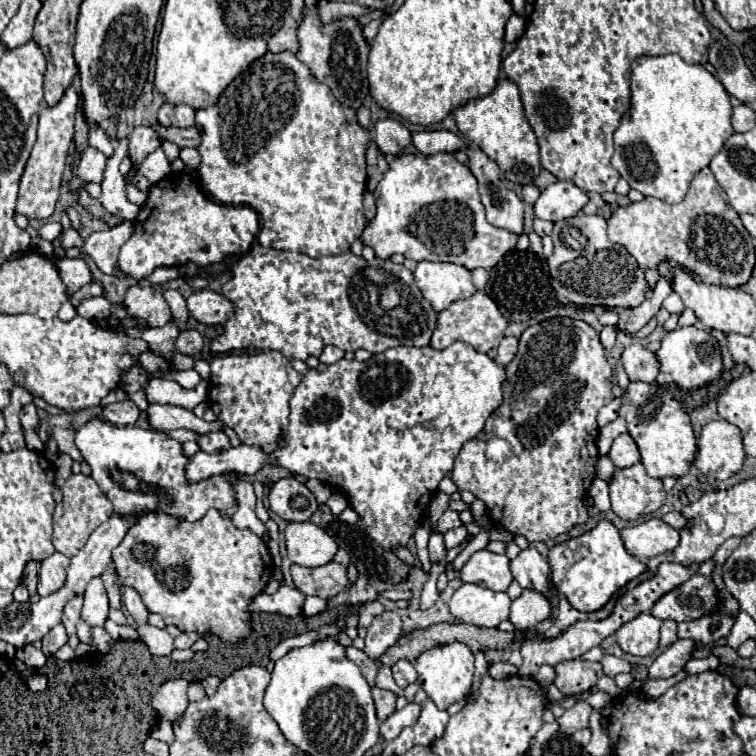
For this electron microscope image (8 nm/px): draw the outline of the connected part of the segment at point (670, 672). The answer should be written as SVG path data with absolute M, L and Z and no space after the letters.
M678 639L664 653L656 657L656 661L648 669L648 679L668 679L684 669L694 651L694 641Z

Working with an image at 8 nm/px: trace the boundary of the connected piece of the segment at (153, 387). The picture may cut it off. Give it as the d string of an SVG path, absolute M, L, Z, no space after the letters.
M156 379L150 381L145 390L148 403L178 405L194 409L198 403L208 399L208 383L202 381L196 389L185 389L175 381Z

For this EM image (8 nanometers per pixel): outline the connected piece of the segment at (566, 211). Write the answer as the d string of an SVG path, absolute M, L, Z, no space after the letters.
M556 181L554 185L546 187L538 201L534 203L534 215L544 221L562 221L568 217L574 217L582 211L582 207L588 203L588 197L582 189L578 189L570 181Z

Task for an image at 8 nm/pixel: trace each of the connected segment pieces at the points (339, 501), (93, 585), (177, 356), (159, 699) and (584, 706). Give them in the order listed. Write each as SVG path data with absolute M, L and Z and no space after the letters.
M332 493L330 501L328 501L326 505L330 507L332 515L340 515L340 513L342 513L342 511L348 507L348 499L346 499L344 495L340 495L340 493Z
M94 577L84 591L82 619L92 627L96 625L102 627L104 621L108 619L108 597L106 597L106 589L100 577Z
M174 353L172 367L174 367L174 369L178 369L178 371L192 369L192 367L194 367L194 359L192 359L192 357L188 357L188 355L182 355L182 353Z
M172 679L166 681L158 693L152 699L152 707L160 713L162 719L174 723L188 707L188 697L186 697L188 681L184 679Z
M578 701L574 707L566 709L562 717L556 719L556 723L560 727L558 731L564 733L564 735L572 735L572 733L588 727L590 713L592 713L592 707L586 701Z

